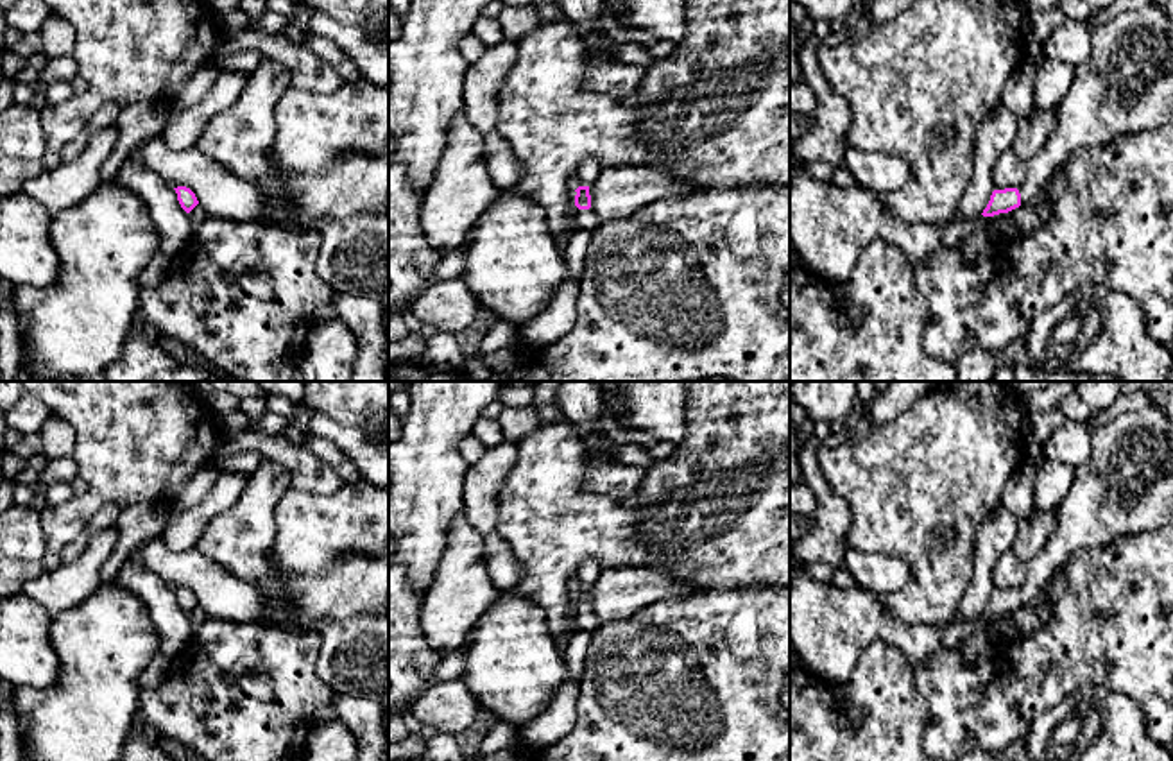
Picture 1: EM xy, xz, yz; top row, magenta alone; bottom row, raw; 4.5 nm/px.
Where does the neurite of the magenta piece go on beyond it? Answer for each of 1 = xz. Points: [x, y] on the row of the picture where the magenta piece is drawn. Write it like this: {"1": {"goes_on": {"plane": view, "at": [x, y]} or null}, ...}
{"1": {"goes_on": {"plane": "xz", "at": [584, 219]}}}

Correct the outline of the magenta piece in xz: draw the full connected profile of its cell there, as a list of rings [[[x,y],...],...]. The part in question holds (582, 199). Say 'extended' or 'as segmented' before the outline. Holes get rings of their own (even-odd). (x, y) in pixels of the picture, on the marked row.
extended | [[[578,186],[575,195],[575,206],[578,208],[575,213],[577,229],[595,231],[600,224],[600,218],[589,209],[591,208],[591,195],[589,186]]]

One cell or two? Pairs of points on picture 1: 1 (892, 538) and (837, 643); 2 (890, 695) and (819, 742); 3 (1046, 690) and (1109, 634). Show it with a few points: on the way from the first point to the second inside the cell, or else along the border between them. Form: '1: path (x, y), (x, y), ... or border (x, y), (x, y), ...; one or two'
1: border (876, 595), (892, 615), (907, 624); two
2: path (881, 717), (856, 742), (840, 742); one
3: path (1062, 681), (1093, 650); one

